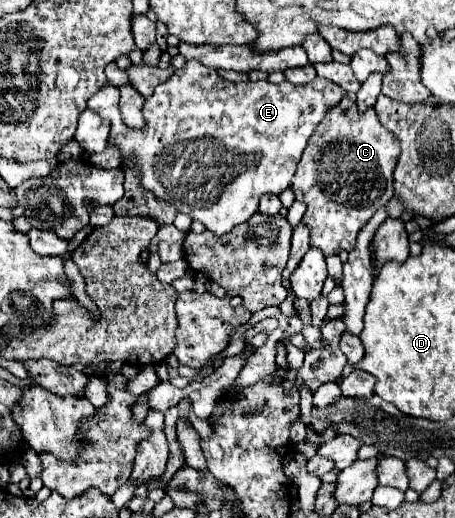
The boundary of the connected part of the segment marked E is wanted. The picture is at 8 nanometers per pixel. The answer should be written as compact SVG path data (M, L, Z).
M187 61L183 69L177 69L171 79L161 83L153 97L145 101L143 117L147 125L141 131L129 129L121 121L111 85L103 87L103 95L93 95L87 105L91 111L111 121L109 145L119 147L121 167L127 165L127 159L133 153L133 169L141 171L141 185L145 189L151 189L159 199L175 205L179 213L201 221L211 233L225 235L235 225L251 219L251 215L257 213L261 195L281 193L291 187L291 177L303 155L307 139L327 109L339 103L343 97L345 91L339 85L319 77L307 85L293 85L289 81L279 85L271 85L269 81L229 83L223 81L215 69L209 69L199 61Z

